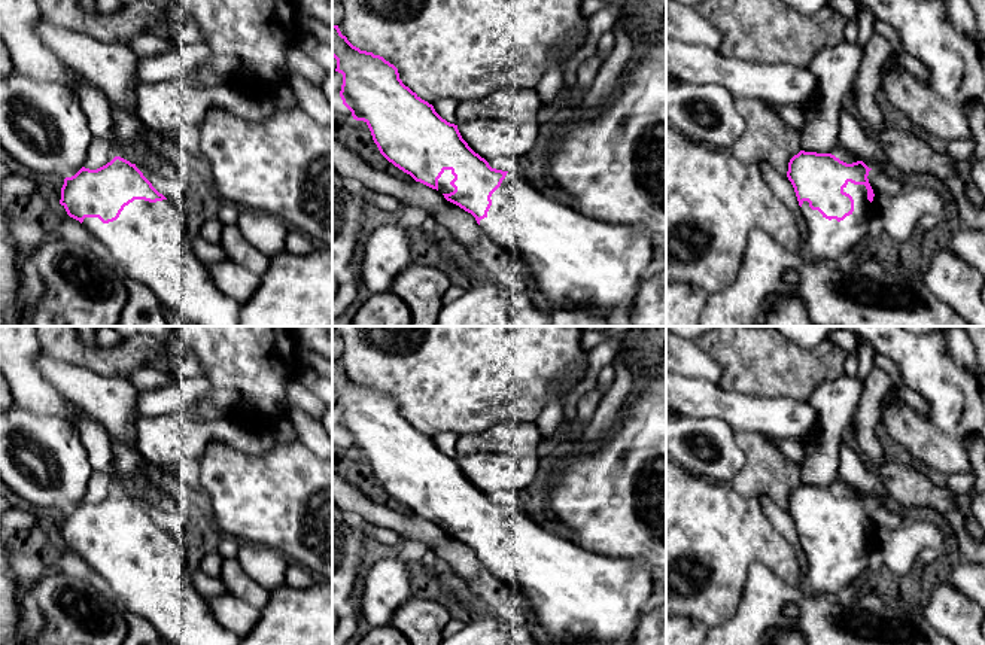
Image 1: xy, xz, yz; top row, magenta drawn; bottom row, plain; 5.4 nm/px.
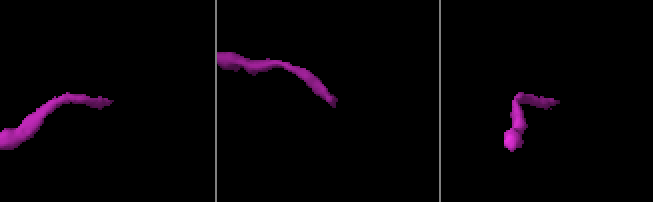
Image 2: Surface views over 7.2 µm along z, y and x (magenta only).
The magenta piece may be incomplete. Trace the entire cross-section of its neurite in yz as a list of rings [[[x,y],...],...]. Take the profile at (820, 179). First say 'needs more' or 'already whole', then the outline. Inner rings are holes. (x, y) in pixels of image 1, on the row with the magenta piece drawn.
needs more | [[[800,150],[788,162],[805,225],[806,249],[815,259],[836,264],[869,235],[873,189],[863,161],[846,164],[832,153]]]

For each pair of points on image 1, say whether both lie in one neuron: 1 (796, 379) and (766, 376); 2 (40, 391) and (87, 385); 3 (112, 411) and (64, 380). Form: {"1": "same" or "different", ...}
{"1": "same", "2": "different", "3": "same"}

